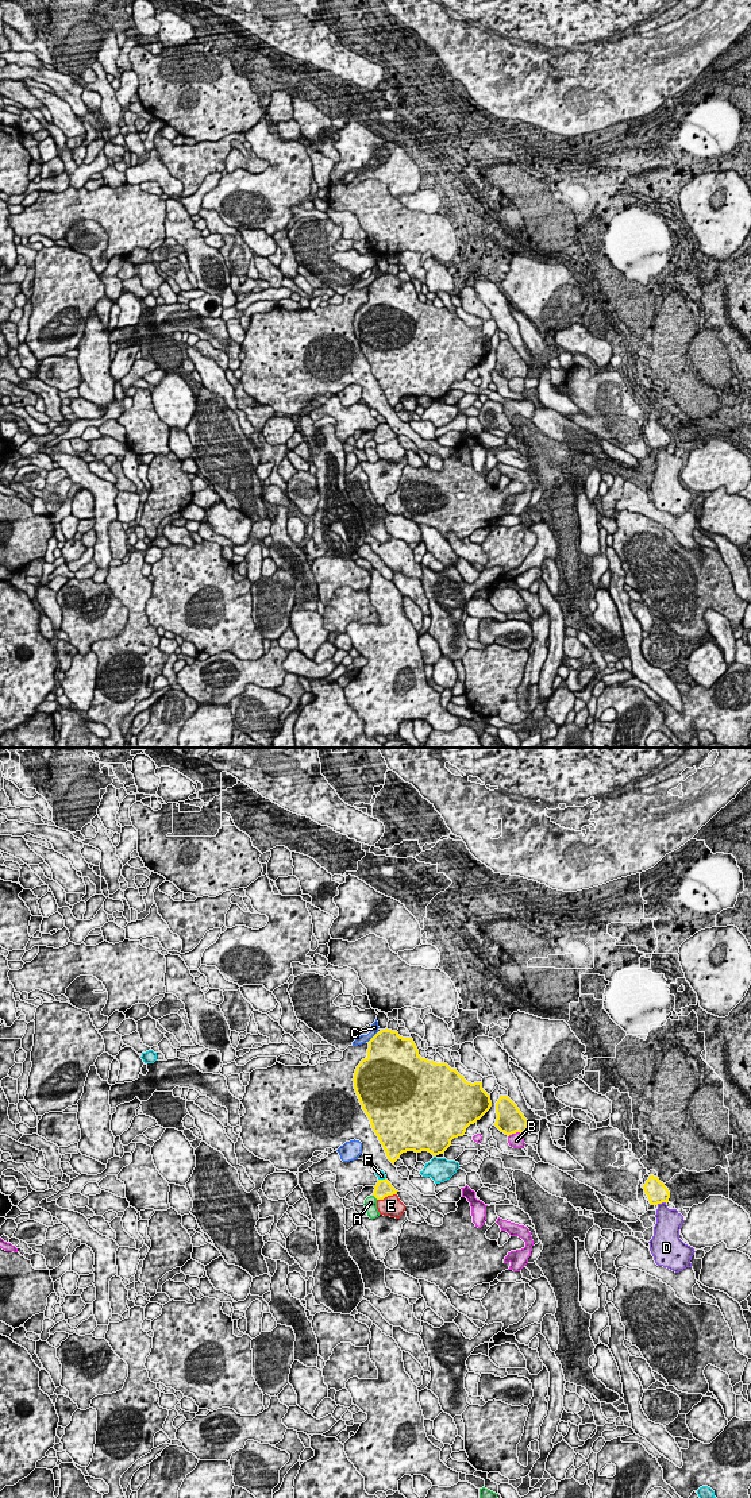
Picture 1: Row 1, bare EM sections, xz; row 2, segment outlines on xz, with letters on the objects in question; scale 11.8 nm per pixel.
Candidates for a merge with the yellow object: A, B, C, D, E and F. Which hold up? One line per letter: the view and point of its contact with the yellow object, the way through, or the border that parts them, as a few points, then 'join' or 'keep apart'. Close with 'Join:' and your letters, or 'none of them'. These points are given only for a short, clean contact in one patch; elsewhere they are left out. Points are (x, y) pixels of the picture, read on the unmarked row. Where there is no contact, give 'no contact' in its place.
A: meets yellow in xz at (376, 441); keep apart
B: meets yellow in xz at (515, 377); keep apart
C: meets yellow in xz at (373, 281); keep apart
D: meets yellow in xz at (661, 447); keep apart
E: meets yellow in xz at (386, 440); keep apart
F: meets yellow in xz at (381, 424); keep apart
Join: none of them

